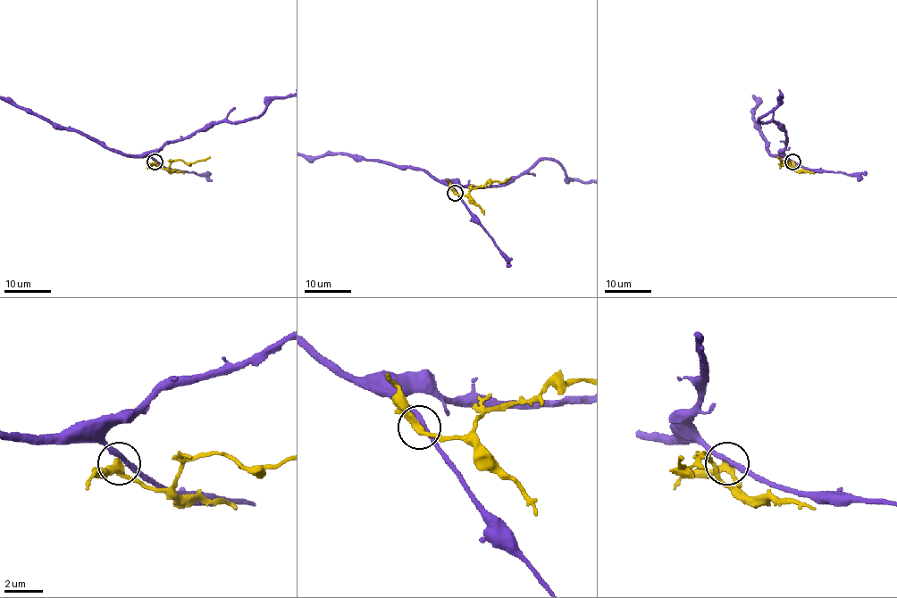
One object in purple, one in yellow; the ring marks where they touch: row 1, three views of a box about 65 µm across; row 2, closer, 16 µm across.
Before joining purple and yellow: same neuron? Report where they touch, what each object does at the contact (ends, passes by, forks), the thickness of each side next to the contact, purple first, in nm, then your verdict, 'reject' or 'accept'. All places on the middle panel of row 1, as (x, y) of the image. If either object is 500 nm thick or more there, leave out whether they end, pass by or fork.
(455, 193) | purple passes by | yellow passes by | 240/340 nm | reject

